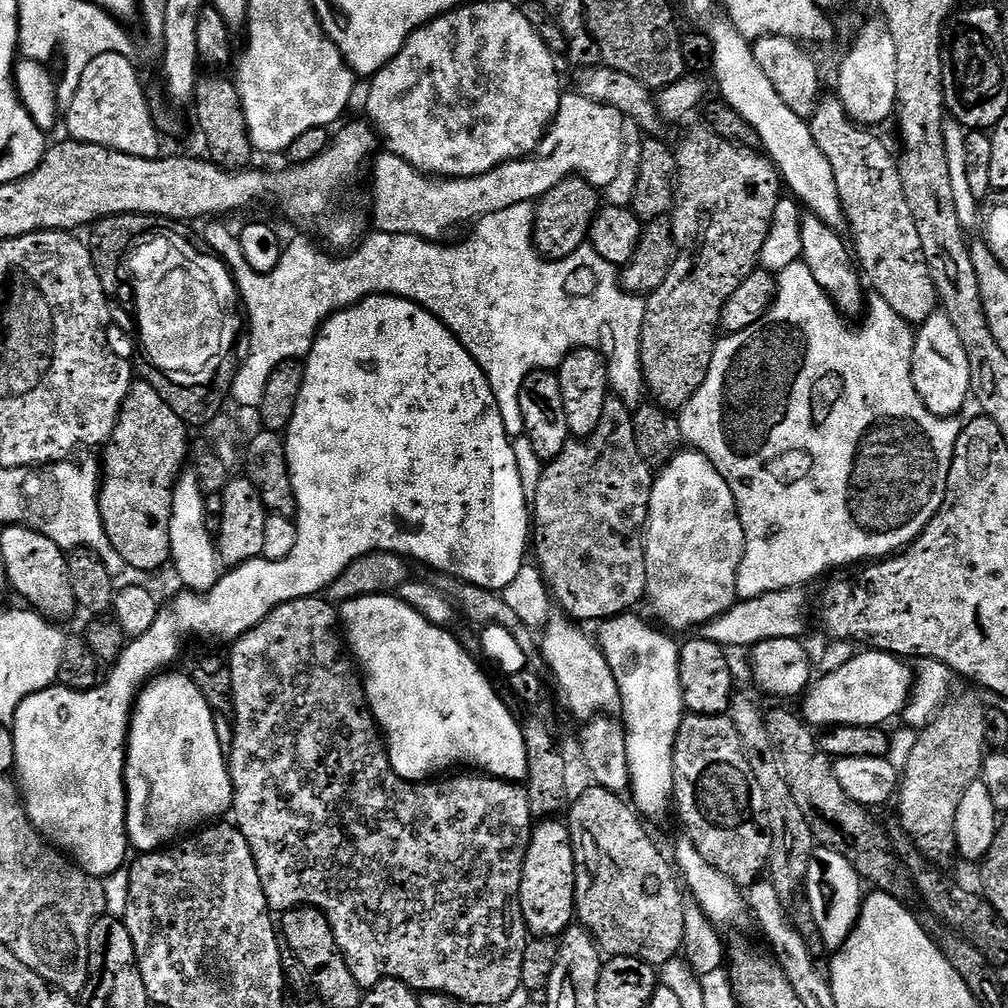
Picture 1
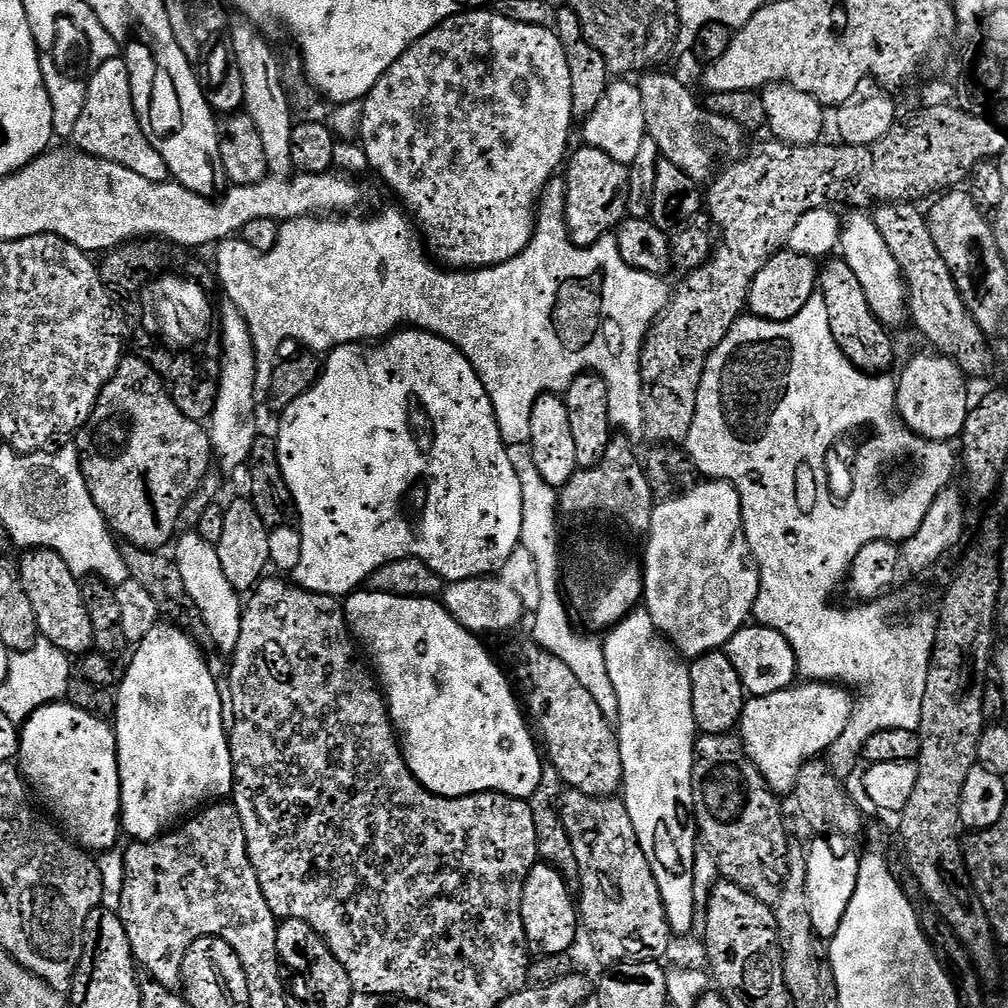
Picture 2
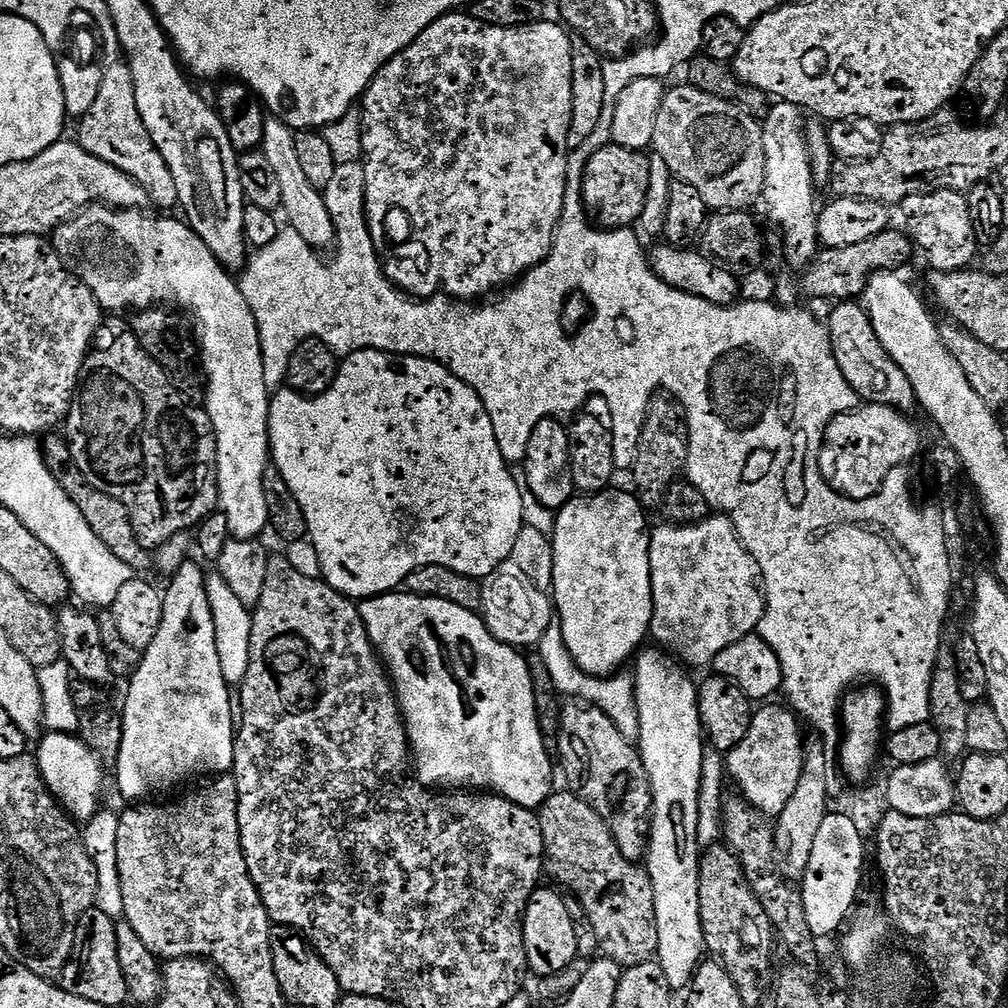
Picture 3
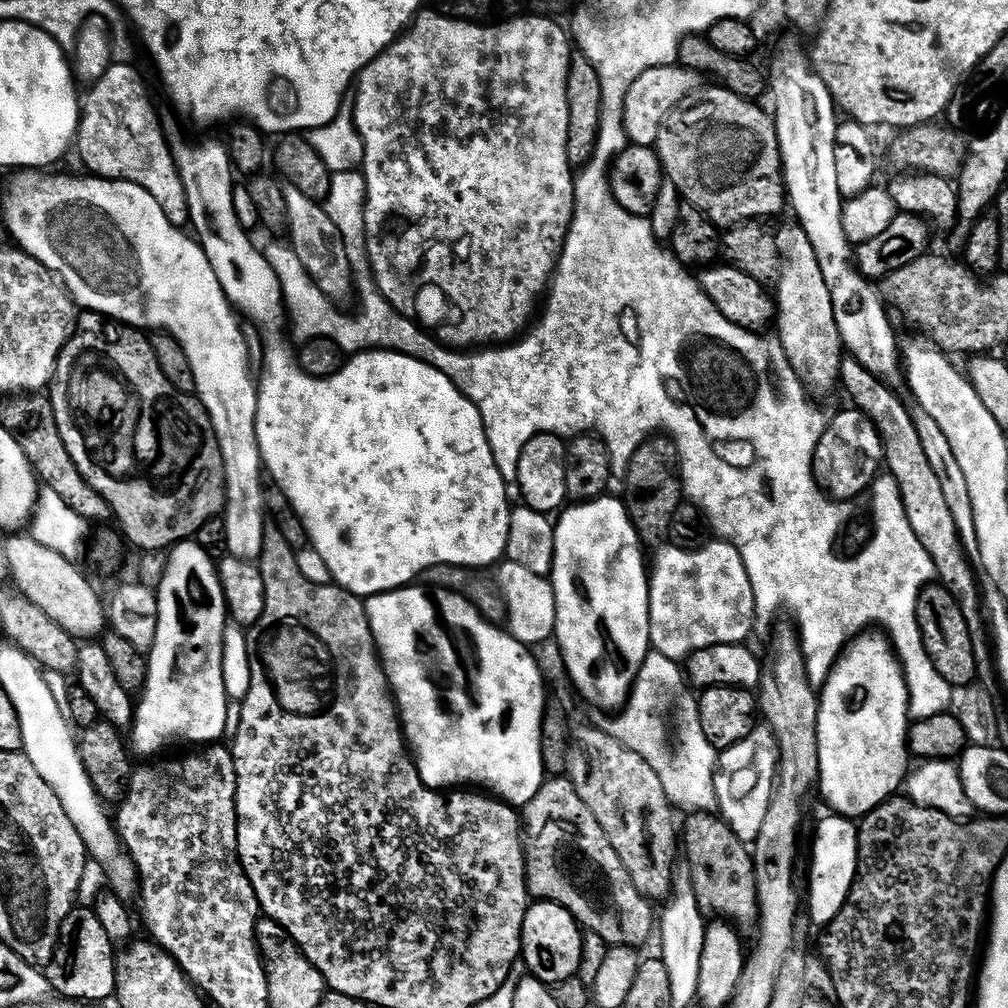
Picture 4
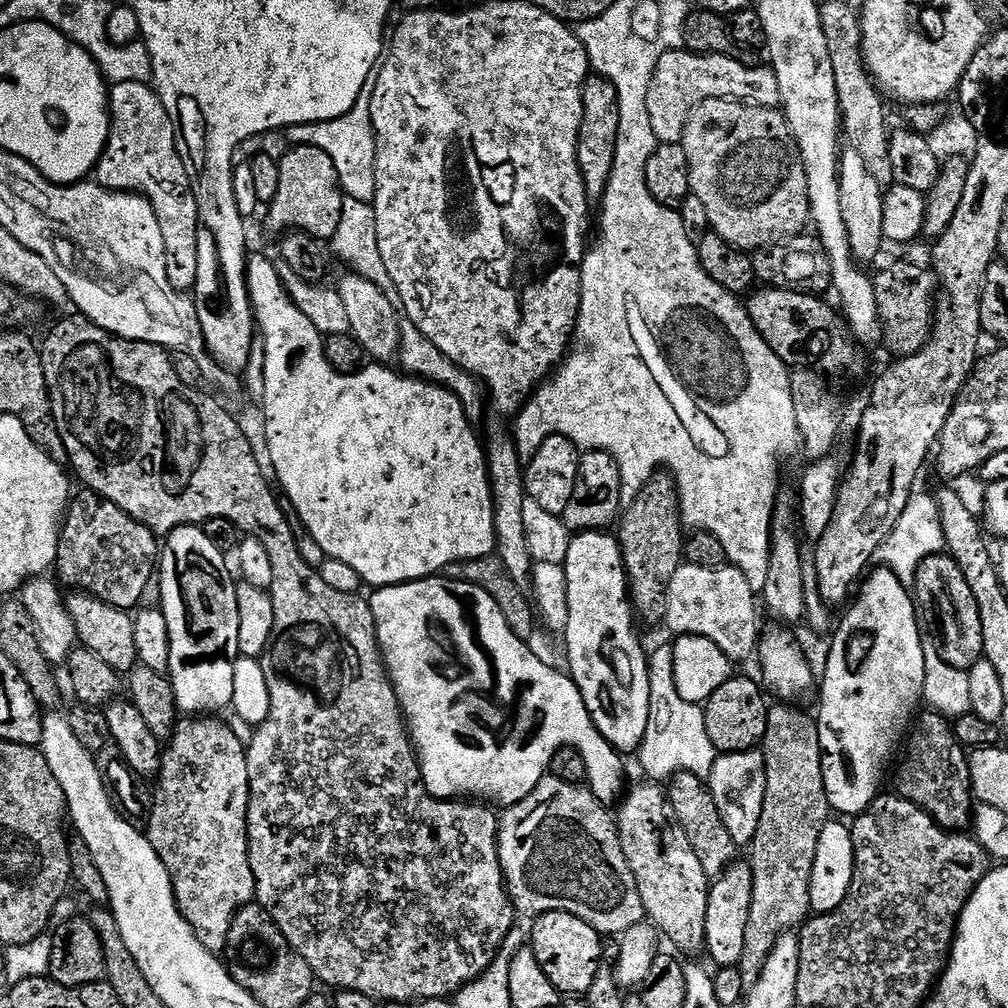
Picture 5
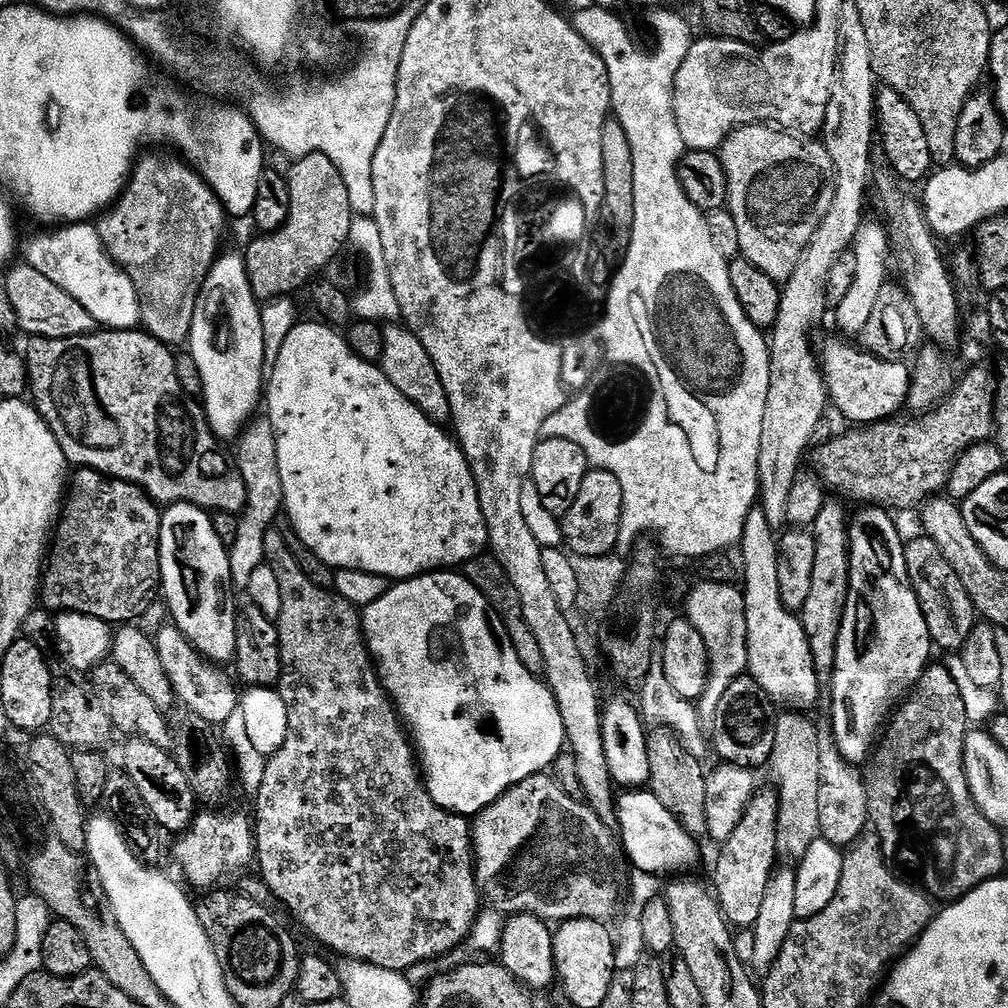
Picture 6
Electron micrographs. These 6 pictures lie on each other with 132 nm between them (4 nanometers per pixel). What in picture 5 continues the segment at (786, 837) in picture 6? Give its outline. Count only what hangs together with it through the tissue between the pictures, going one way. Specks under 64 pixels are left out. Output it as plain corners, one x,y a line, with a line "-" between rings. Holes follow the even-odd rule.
776,704
769,709
766,734
760,747
766,766
766,797
749,849
748,863
752,872
750,922
746,924
742,958
736,965
746,988
761,976
777,938
803,925
811,913
809,884
814,857
821,830
832,812
822,782
819,721
798,708

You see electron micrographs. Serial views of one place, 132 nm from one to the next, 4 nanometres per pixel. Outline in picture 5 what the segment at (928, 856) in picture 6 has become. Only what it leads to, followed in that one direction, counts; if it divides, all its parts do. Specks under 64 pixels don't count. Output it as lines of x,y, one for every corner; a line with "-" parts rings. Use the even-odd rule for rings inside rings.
931,710
925,713
924,717
921,715
915,721
907,737
908,753
896,772
895,791
932,815
942,827
949,830
967,829
974,811
972,779
968,769
969,753
963,744
956,741
952,724
945,717

